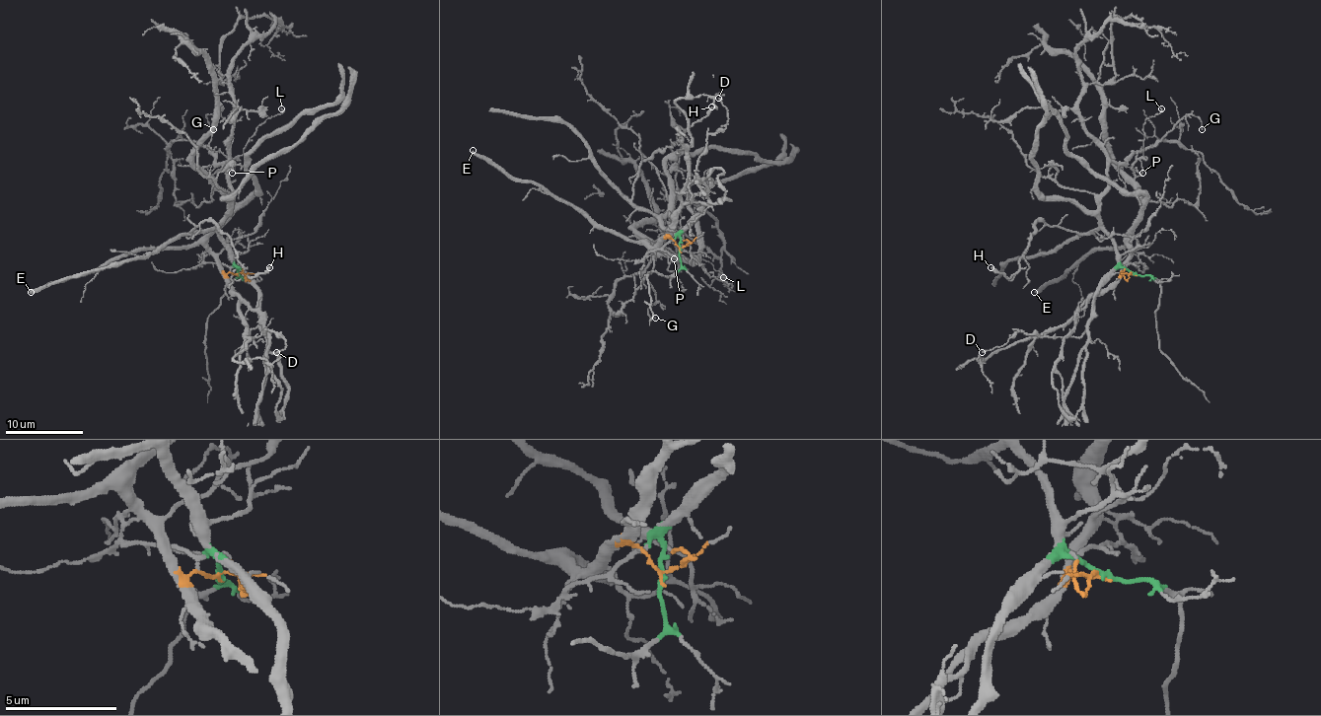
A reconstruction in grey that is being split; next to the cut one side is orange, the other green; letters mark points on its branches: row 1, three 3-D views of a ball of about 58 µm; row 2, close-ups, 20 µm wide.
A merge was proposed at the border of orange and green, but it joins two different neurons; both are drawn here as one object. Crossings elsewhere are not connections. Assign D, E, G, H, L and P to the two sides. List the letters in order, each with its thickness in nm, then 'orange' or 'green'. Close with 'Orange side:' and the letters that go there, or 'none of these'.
D: 140 nm thick; green
E: 360 nm thick; orange
G: 90 nm thick; green
H: 320 nm thick; green
L: 130 nm thick; orange
P: 100 nm thick; orange
Orange side: E, L, P

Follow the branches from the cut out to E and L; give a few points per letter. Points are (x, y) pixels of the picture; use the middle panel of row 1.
E: (680, 250), (668, 238), (660, 238), (652, 246), (596, 229), (575, 209), (531, 181), (509, 178), (473, 151)
L: (680, 250), (668, 238), (649, 246), (674, 257), (654, 250), (670, 248), (684, 259), (705, 259), (722, 277)

